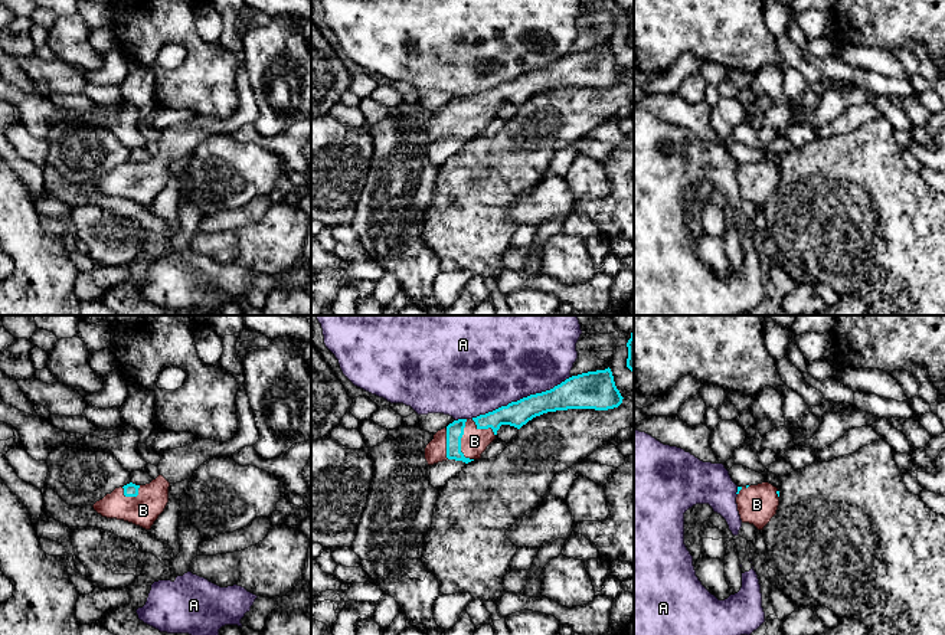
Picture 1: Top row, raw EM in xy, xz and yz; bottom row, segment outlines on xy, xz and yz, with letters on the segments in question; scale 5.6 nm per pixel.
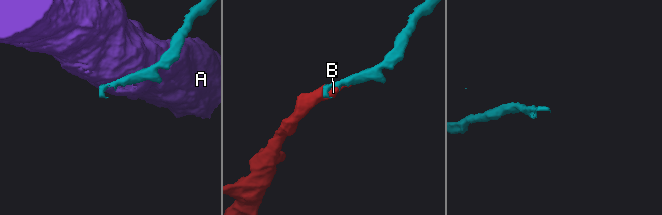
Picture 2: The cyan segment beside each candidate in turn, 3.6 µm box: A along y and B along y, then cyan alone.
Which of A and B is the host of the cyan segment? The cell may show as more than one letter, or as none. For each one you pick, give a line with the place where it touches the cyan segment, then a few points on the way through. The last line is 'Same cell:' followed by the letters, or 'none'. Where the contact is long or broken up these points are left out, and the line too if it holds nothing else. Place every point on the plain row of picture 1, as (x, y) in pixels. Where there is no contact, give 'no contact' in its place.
B: meets cyan in xz at (460, 120)
Same cell: B

